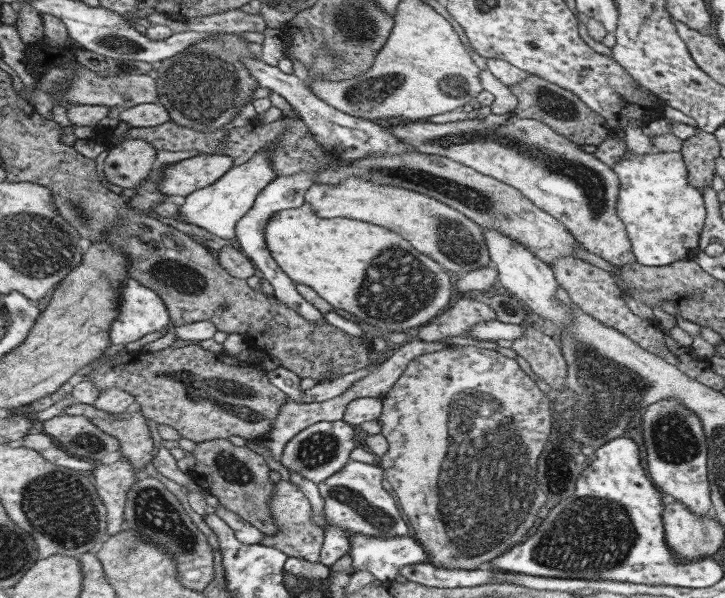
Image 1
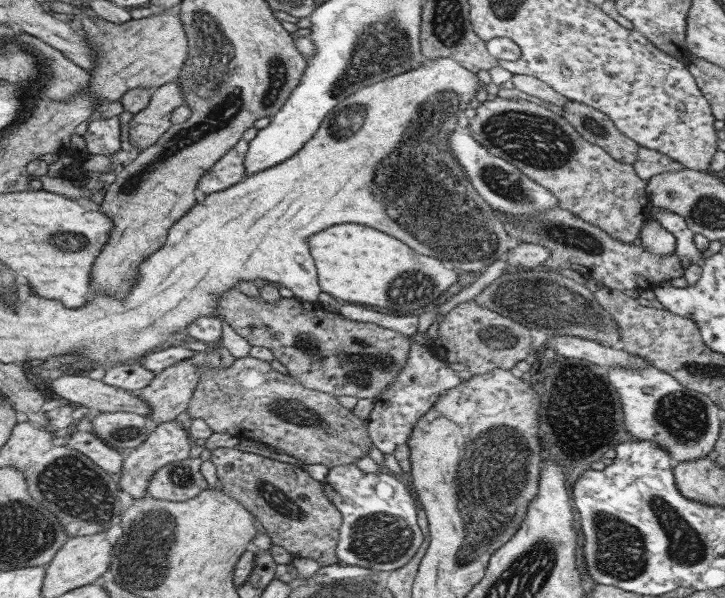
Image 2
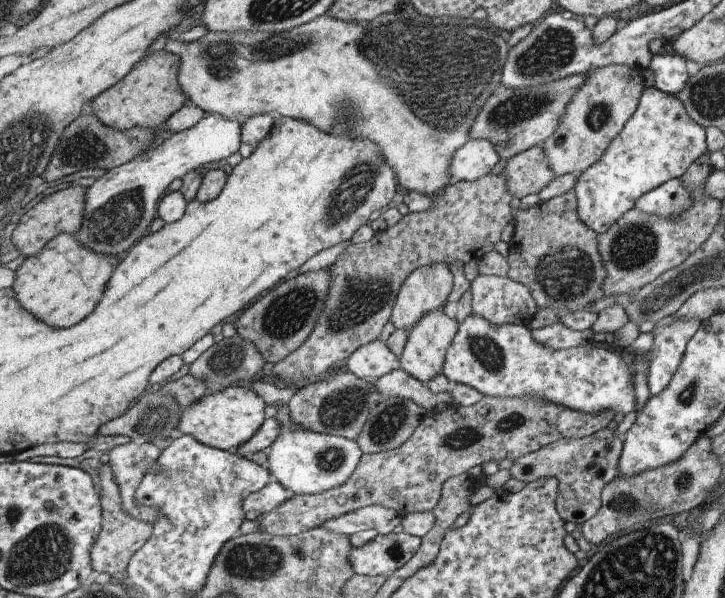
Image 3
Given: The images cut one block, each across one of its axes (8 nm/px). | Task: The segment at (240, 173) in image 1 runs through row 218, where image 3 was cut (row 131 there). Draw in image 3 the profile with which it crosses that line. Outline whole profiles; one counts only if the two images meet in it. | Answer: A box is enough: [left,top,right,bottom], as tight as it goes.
[75,114,240,260]

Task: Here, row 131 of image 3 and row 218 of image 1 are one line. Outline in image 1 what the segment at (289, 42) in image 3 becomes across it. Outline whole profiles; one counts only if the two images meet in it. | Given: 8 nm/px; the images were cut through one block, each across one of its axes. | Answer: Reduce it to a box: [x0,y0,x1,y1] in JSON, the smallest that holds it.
[304,175,491,275]

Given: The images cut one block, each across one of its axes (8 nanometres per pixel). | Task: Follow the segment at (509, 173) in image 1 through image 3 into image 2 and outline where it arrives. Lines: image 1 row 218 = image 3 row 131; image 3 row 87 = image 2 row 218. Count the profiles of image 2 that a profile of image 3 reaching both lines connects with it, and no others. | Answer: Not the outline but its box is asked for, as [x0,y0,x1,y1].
[466,96,652,243]

